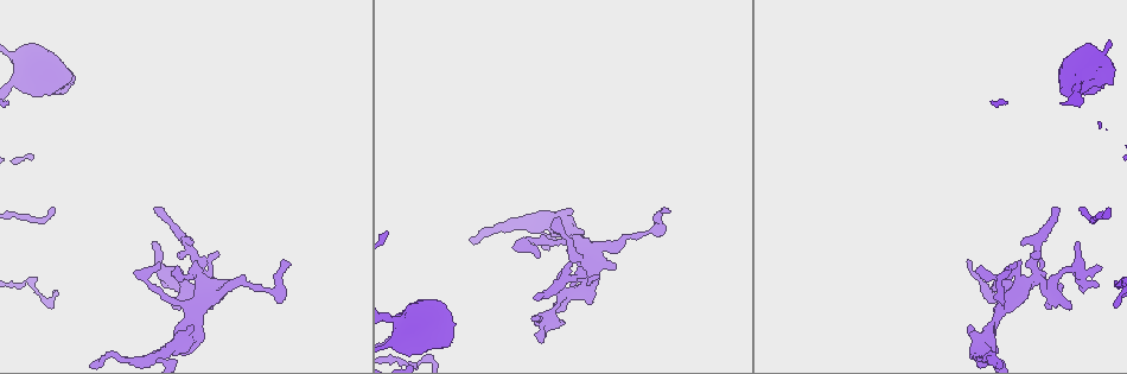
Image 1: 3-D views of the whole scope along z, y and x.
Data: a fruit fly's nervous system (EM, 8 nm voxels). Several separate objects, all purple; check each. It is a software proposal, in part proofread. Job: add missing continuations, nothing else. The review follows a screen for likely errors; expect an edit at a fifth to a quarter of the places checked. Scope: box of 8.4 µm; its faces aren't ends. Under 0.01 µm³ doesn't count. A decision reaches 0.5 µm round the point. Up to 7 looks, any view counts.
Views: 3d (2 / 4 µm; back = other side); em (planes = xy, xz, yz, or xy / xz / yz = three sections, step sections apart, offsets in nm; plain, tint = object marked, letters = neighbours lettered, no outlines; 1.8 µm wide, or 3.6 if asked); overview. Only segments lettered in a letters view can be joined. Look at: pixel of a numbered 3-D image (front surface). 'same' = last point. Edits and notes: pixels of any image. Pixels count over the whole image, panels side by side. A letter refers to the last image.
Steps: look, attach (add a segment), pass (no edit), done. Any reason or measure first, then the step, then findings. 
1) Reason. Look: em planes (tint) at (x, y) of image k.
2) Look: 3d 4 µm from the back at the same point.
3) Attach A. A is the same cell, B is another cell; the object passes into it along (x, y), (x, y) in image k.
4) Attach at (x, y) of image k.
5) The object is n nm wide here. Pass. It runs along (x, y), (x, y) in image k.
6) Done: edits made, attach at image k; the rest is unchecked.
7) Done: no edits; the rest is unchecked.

Free end. Look: em planes (letters) at (1057, 209) of image 1.

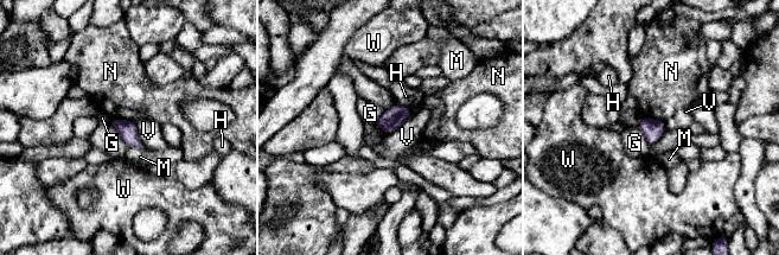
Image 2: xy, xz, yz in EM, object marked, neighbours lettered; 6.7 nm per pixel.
Pass. G, H, M, N, V and W are other cells; a border runs along (114, 118), (134, 121) in image 2; none of them fits.

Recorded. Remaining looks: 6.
An open end. Look: em planes (letters) at (1045, 308) of image 1.

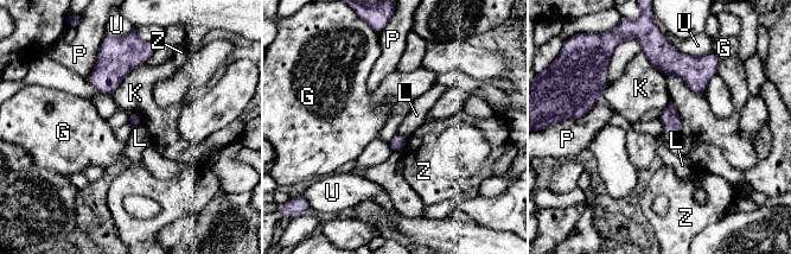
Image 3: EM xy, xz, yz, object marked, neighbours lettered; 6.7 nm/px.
The longest contact is with K, 340 nm. Pass. G, K, L, P, U and Z are other cells; no lettered segment goes on from it.

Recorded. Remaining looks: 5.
Thin end. Look: em planes (letters) at (975, 271) of image 1.

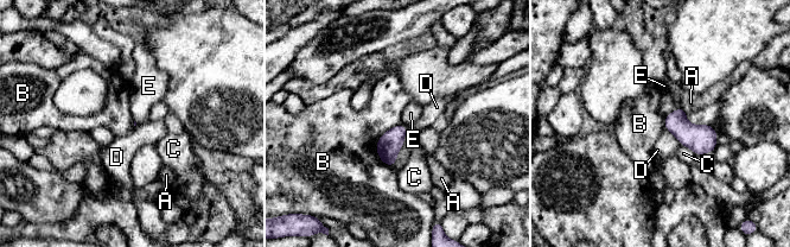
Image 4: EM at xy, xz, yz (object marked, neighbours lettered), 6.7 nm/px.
The longest contact is with B, 320 nm. Pass. A, B, C, D and E are other cells; a border runs along (400, 122), (376, 146), (390, 168) in image 4; no lettered segment goes on from it.

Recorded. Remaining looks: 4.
Done: no edits; the rest is unchecked.

